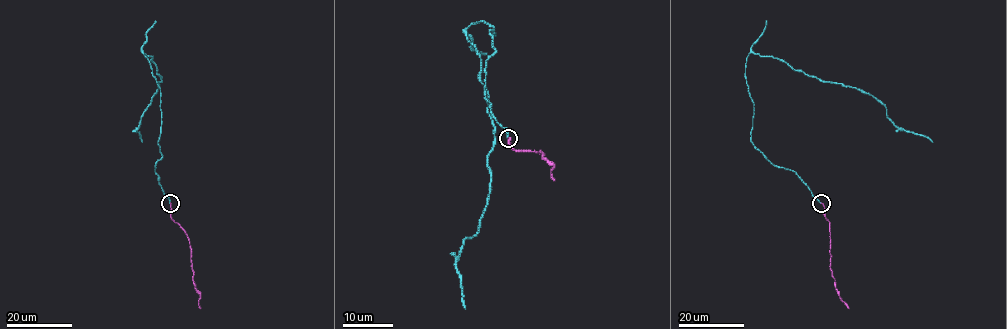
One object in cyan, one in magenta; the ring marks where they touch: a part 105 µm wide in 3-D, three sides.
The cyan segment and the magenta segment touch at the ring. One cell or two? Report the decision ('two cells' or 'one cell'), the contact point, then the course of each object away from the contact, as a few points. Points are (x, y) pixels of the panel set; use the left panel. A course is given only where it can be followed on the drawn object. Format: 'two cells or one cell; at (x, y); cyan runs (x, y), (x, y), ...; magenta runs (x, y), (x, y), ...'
one cell; at (170, 203); cyan runs (170, 203), (155, 172), (162, 156), (160, 88), (142, 52), (152, 57), (161, 76), (136, 130), (142, 142); magenta runs (170, 203), (171, 218), (188, 238), (200, 308)

